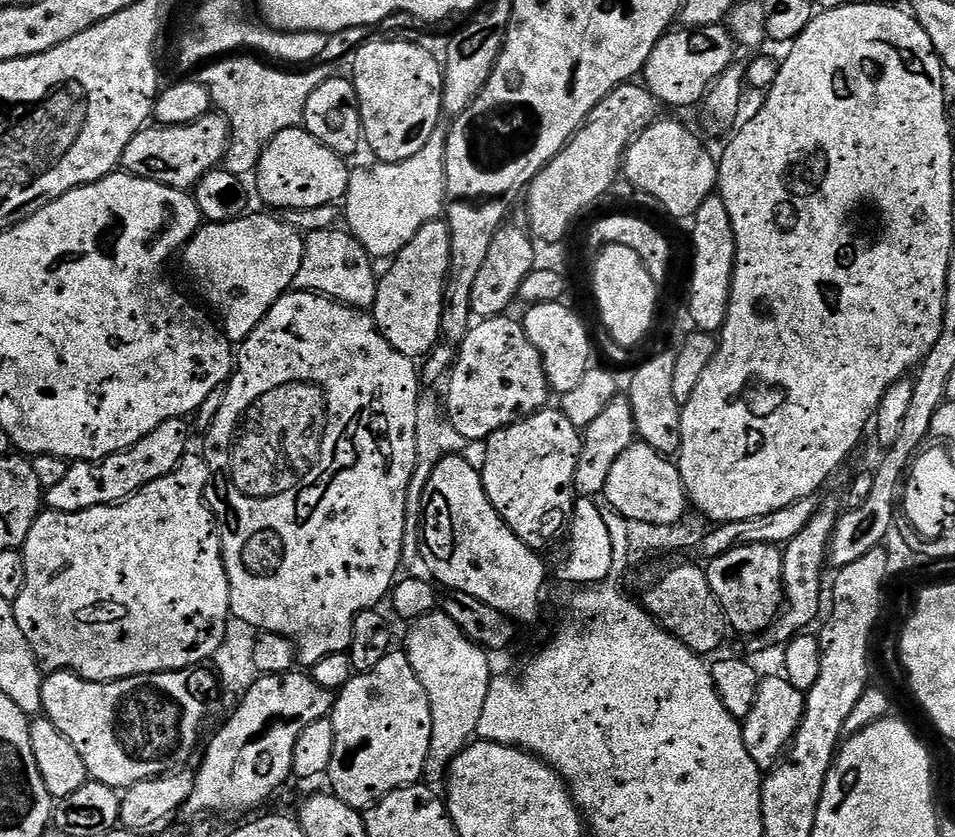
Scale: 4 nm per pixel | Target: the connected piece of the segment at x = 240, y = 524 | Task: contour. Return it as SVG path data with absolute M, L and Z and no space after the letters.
M289 290L285 292L282 298L278 298L278 302L274 302L274 306L270 306L266 318L262 318L262 322L258 322L256 329L239 345L238 355L234 360L234 371L227 386L226 398L223 400L222 406L219 407L217 417L214 418L213 424L210 425L206 431L208 441L204 444L202 455L204 461L208 464L208 475L214 492L216 488L216 501L213 499L210 507L212 509L212 515L216 517L218 531L220 533L220 547L224 557L224 569L228 575L228 585L230 586L231 615L235 617L235 619L237 616L242 623L249 624L250 627L256 628L255 630L259 630L260 632L282 634L296 647L299 659L303 661L303 663L305 660L305 665L311 666L330 654L348 652L352 646L352 623L354 622L354 618L360 612L375 609L377 605L379 605L376 603L378 603L383 596L385 599L385 597L391 593L398 579L398 573L402 568L403 540L404 531L406 530L407 491L410 489L411 476L414 474L416 466L415 422L417 421L418 402L422 395L421 373L418 371L417 361L413 359L413 357L407 356L406 354L398 354L398 350L394 350L394 346L390 346L390 342L386 342L386 338L382 338L382 334L376 329L376 321L372 319L367 311L352 307L348 304L342 304L337 300L333 300L328 296L321 296L316 292Z

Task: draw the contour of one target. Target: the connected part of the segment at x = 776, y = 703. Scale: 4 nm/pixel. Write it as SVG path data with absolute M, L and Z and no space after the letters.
M765 675L758 688L758 698L754 702L754 710L742 722L746 750L750 750L750 758L761 770L771 770L780 763L786 749L796 737L796 731L804 718L804 698L806 693L798 690L788 681L787 676Z

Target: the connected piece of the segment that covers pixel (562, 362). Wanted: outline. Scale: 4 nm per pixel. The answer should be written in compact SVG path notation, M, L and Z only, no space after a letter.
M567 303L534 304L527 309L528 313L522 316L522 323L530 342L538 350L538 354L544 363L544 369L548 374L548 385L556 394L563 394L578 387L578 382L586 378L588 369L593 363L592 340L588 337L588 328L580 321L580 316L572 308L567 308Z

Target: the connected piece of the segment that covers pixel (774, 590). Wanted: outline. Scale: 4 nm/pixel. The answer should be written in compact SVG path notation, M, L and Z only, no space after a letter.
M775 544L741 546L707 565L708 581L729 625L740 632L762 634L776 621L784 602L782 552Z

